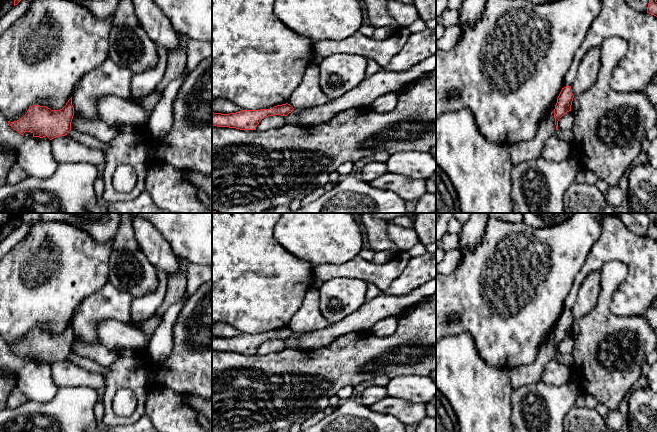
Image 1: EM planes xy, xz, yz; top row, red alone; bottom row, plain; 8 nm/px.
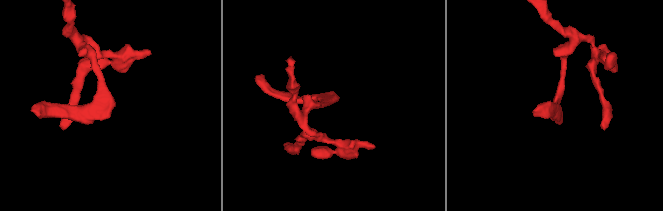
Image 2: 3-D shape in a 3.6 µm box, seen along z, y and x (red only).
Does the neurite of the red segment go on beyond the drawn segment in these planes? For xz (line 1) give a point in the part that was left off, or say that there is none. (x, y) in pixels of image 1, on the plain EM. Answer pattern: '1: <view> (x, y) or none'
1: none

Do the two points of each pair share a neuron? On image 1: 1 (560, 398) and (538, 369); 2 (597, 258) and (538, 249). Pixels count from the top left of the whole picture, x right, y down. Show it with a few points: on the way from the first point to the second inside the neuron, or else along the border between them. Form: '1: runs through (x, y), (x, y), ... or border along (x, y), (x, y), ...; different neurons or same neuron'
1: border along (542, 380), (537, 383), (519, 386); different neurons
2: border along (599, 236), (575, 277); different neurons

